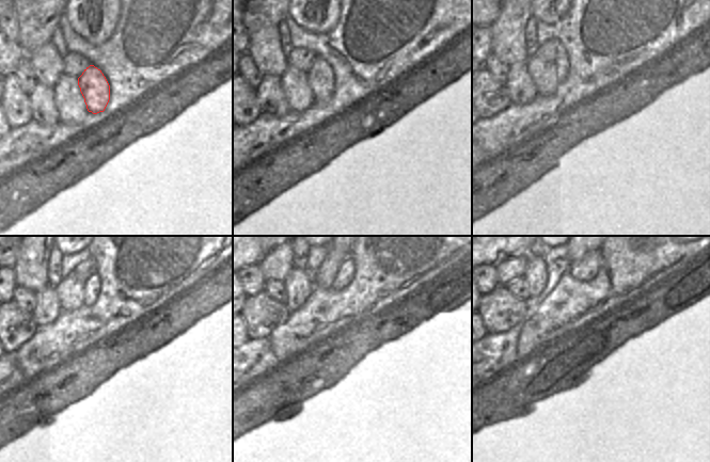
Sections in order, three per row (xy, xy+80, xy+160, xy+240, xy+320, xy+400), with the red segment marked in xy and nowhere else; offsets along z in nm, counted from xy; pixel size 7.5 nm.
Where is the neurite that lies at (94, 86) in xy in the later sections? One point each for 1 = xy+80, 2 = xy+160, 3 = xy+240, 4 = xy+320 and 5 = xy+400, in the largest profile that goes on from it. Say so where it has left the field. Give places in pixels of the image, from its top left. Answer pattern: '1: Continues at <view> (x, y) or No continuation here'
1: Continues at xy+80 (320, 76)
2: Continues at xy+160 (562, 63)
3: Continues at xy+240 (91, 290)
4: Continues at xy+320 (347, 268)
5: Continues at xy+400 (585, 269).

